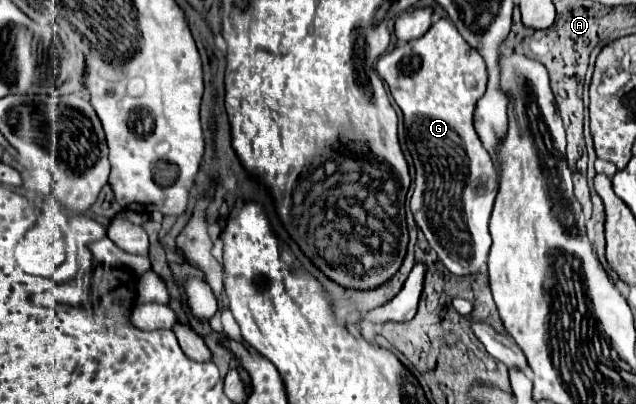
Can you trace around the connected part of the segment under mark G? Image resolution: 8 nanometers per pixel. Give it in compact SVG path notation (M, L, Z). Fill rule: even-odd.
M440 19L418 41L410 41L404 47L382 55L378 59L378 73L388 83L396 105L404 113L406 143L416 169L416 189L410 199L416 225L424 231L430 247L438 253L438 259L454 275L478 273L486 265L490 251L488 219L498 191L498 169L474 133L474 105L486 91L488 81L482 55L466 45L450 19Z

